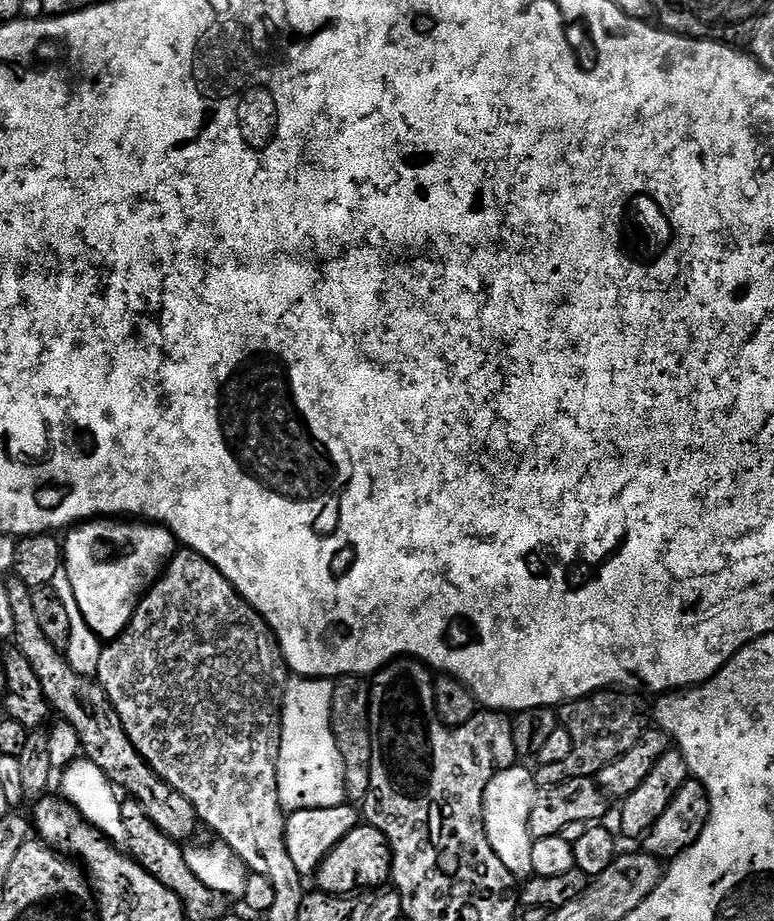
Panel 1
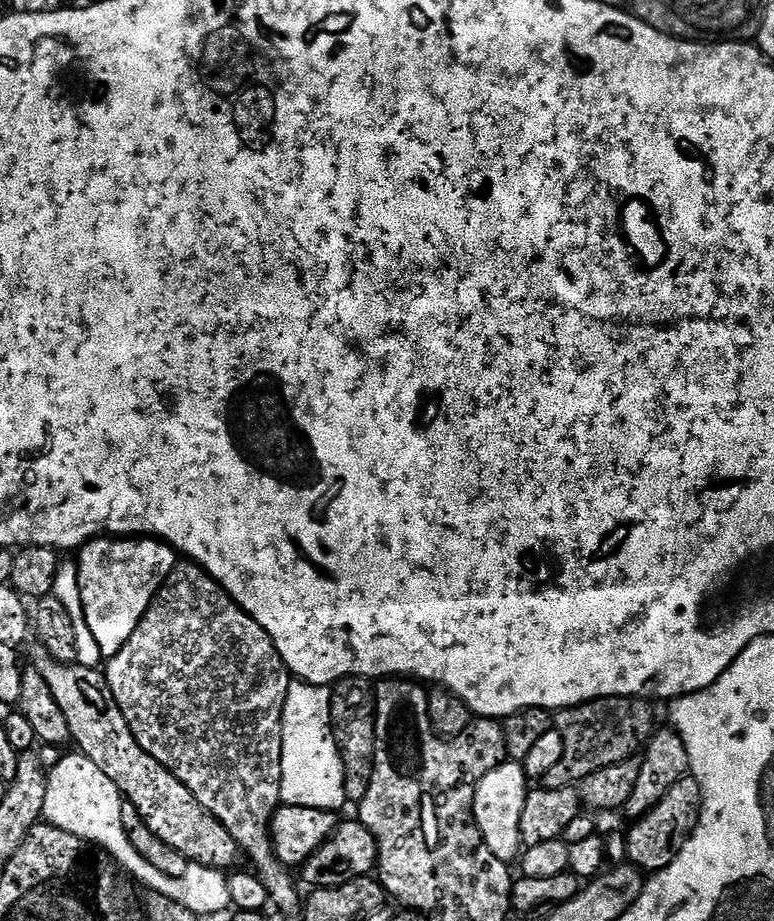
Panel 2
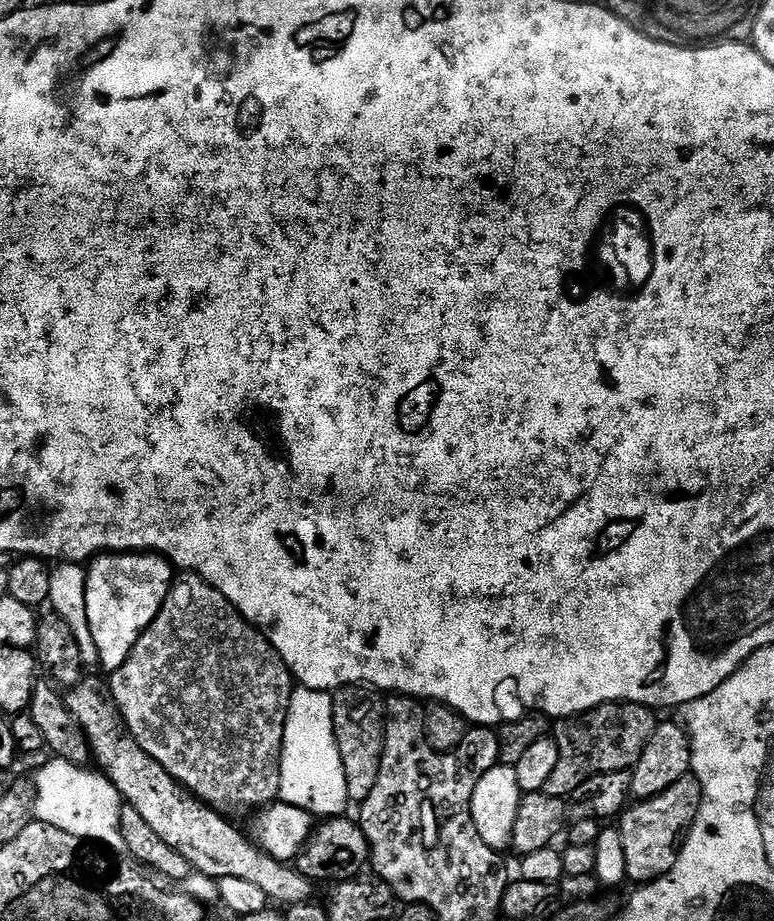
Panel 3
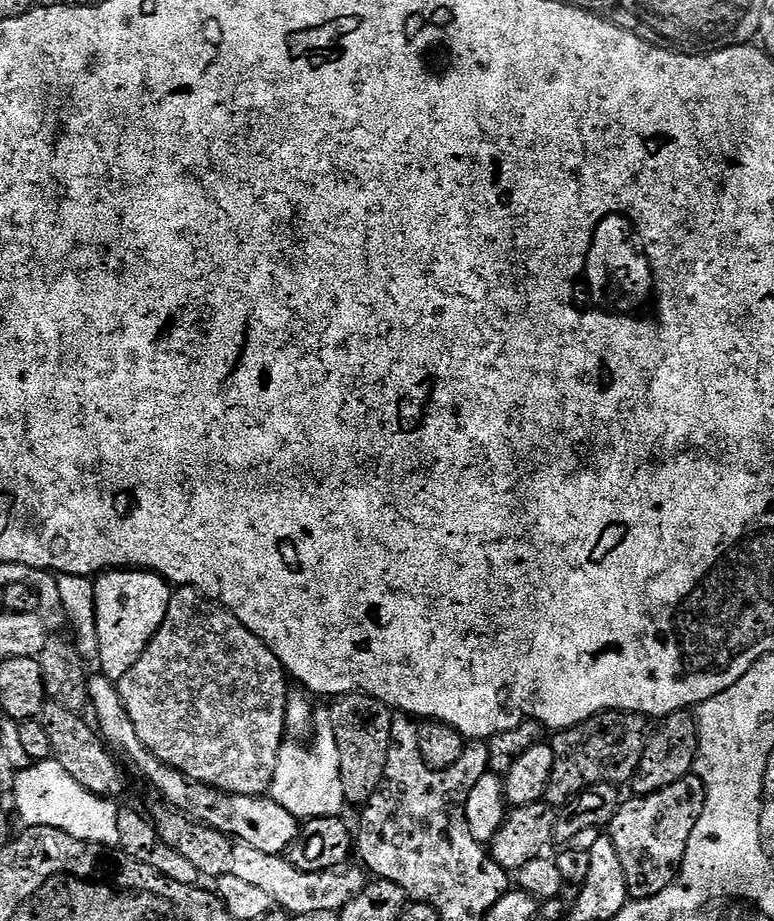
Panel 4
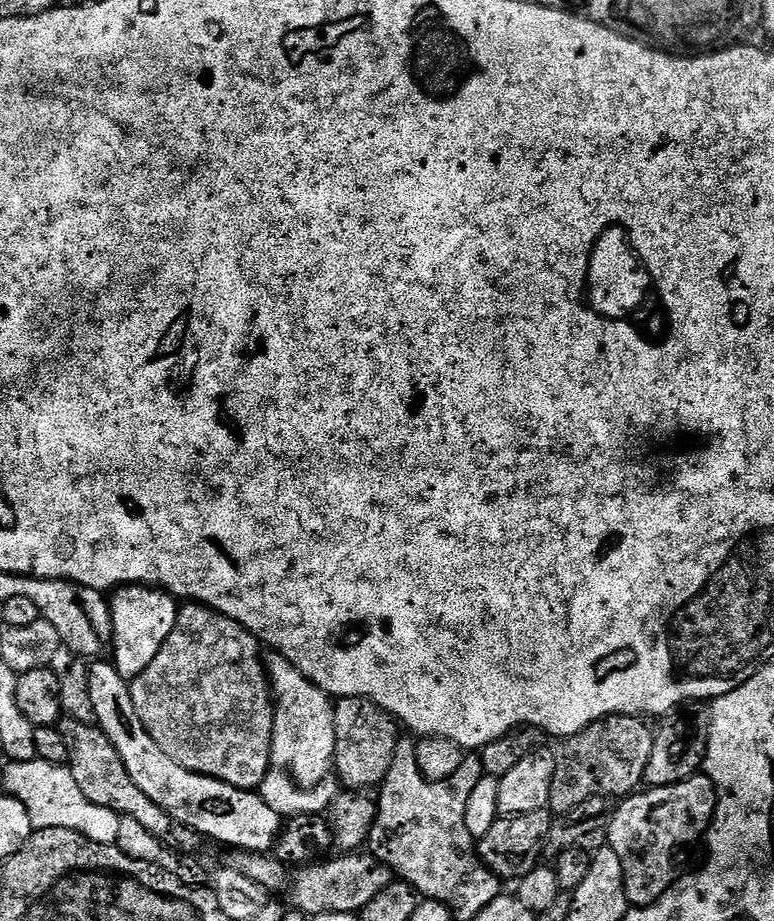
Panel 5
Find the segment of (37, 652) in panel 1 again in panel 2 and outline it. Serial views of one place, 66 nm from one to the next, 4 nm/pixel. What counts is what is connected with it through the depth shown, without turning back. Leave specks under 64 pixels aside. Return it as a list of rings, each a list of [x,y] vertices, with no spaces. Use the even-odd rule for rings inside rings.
[[[36,642],[33,645],[28,656],[26,652],[27,663],[34,670],[38,670],[42,678],[46,678],[46,686],[50,686],[54,702],[58,702],[66,723],[70,725],[71,743],[80,747],[77,748],[79,755],[88,756],[90,762],[94,762],[94,766],[98,766],[98,770],[102,770],[102,774],[106,774],[106,778],[110,778],[110,782],[118,786],[125,801],[132,804],[134,810],[138,810],[142,822],[146,822],[146,826],[150,826],[150,830],[154,830],[154,834],[158,834],[158,838],[162,838],[166,846],[178,850],[178,854],[182,854],[185,860],[206,868],[235,869],[236,859],[241,859],[242,856],[238,842],[230,838],[230,830],[226,830],[226,826],[222,826],[218,818],[210,815],[202,806],[202,802],[198,802],[198,798],[194,798],[194,794],[190,794],[190,790],[186,790],[186,786],[178,782],[178,778],[174,778],[174,774],[170,774],[170,770],[166,770],[166,766],[162,766],[158,758],[146,754],[146,750],[138,746],[138,738],[134,738],[130,722],[126,722],[126,714],[122,714],[118,702],[114,702],[114,694],[108,689],[107,675],[95,668],[84,668],[78,663],[58,662],[44,649],[43,644]]]

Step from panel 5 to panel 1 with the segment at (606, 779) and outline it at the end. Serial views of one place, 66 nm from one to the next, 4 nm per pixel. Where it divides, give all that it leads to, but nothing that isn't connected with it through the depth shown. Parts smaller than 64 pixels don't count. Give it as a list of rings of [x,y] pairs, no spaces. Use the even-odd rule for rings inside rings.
[[[605,690],[559,705],[559,723],[572,739],[570,758],[557,764],[540,764],[534,772],[537,789],[553,788],[574,778],[595,777],[610,762],[630,751],[644,737],[650,724],[649,713],[648,716],[644,713],[644,704],[636,696],[639,695],[628,690]]]

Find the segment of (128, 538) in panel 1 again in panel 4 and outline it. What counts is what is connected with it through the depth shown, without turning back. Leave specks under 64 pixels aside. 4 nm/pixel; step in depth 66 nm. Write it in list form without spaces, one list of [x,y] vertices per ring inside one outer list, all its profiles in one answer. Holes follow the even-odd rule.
[[[117,568],[101,572],[94,581],[99,671],[107,680],[118,682],[126,670],[142,658],[154,634],[158,634],[166,618],[166,610],[170,610],[174,588],[156,572],[145,572],[142,568]]]

